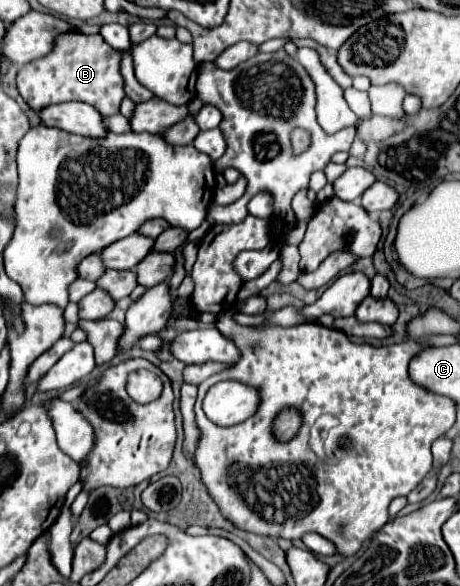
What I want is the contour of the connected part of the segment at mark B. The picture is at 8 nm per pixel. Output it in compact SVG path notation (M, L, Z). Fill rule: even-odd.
M73 31L57 39L53 53L27 63L17 75L17 87L33 111L65 101L83 101L97 107L103 115L117 115L119 105L125 99L121 57L123 51L113 49L101 35L83 35Z

